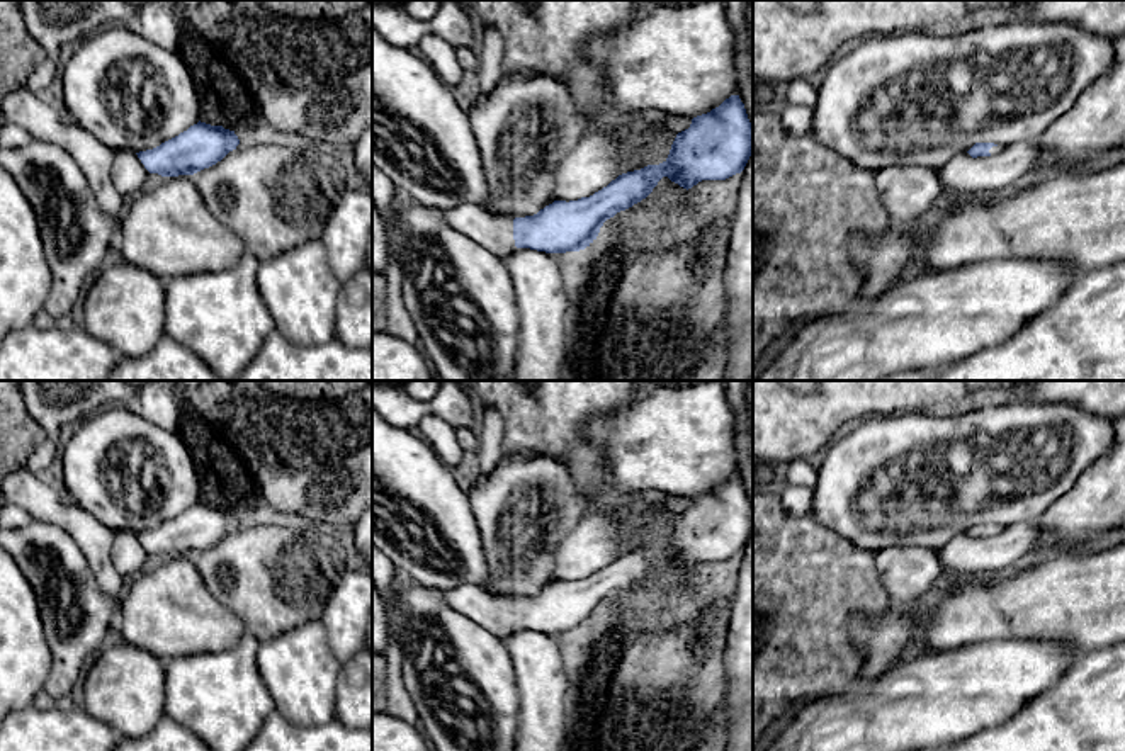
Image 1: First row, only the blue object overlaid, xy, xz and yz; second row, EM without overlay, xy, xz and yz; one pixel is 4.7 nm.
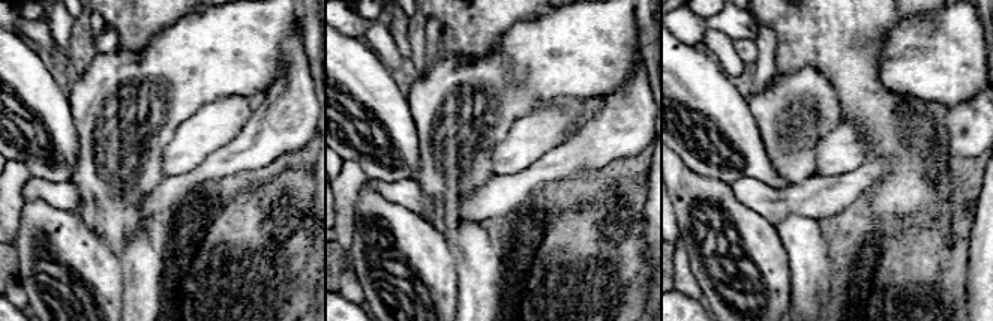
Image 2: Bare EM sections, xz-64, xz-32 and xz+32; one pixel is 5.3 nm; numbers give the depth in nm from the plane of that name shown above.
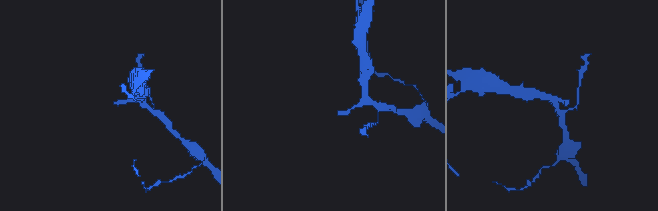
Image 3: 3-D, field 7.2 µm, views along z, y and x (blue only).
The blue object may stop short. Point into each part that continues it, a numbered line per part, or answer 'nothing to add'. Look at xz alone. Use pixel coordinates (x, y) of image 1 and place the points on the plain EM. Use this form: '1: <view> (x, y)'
1: xz (473, 602)

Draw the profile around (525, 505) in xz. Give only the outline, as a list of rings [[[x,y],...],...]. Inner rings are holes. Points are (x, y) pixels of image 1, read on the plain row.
[[[505,455],[488,476],[464,479],[471,510],[481,532],[489,579],[481,584],[500,598],[534,596],[556,579],[552,551],[596,506],[573,479],[569,466],[551,455]]]

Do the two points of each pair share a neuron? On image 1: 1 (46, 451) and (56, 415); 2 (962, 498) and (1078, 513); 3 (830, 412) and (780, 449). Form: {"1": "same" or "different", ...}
{"1": "same", "2": "different", "3": "same"}

